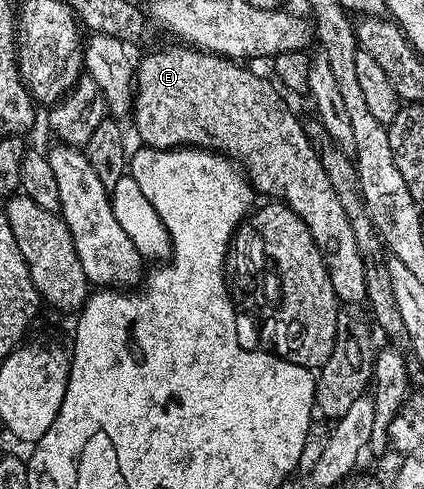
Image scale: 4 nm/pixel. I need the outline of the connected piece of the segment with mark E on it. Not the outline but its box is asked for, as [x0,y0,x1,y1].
[133,45,367,305]

